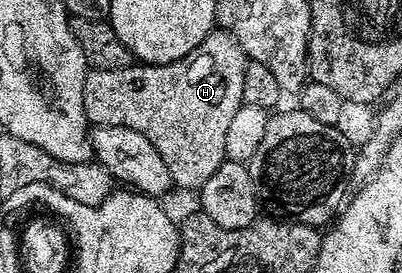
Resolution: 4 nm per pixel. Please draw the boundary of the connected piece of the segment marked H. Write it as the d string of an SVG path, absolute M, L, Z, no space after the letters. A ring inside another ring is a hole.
M215 28L201 44L188 52L188 56L172 64L131 64L115 70L91 69L84 80L84 112L87 123L132 128L132 132L148 136L156 152L160 152L164 164L168 164L174 186L197 191L208 180L208 176L212 176L212 172L216 172L216 168L227 161L224 143L232 124L232 116L236 116L238 109L244 105L242 97L247 61L245 52L233 36L227 30Z

